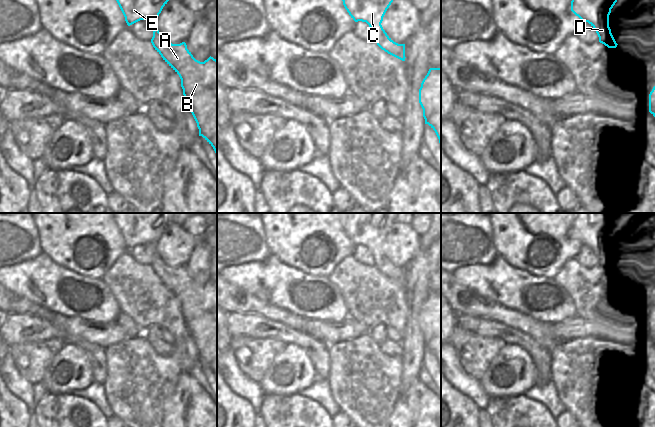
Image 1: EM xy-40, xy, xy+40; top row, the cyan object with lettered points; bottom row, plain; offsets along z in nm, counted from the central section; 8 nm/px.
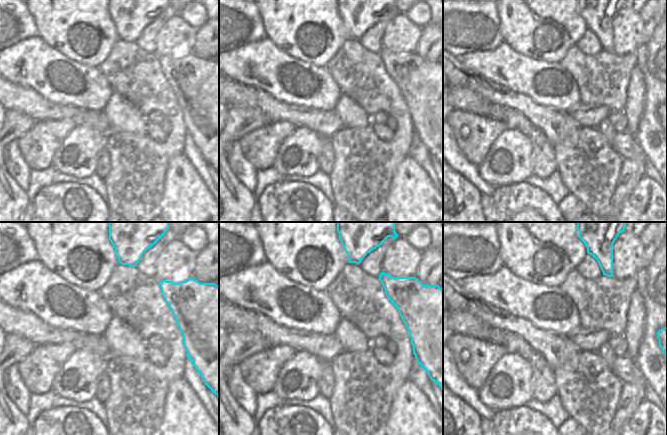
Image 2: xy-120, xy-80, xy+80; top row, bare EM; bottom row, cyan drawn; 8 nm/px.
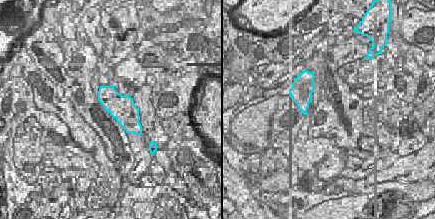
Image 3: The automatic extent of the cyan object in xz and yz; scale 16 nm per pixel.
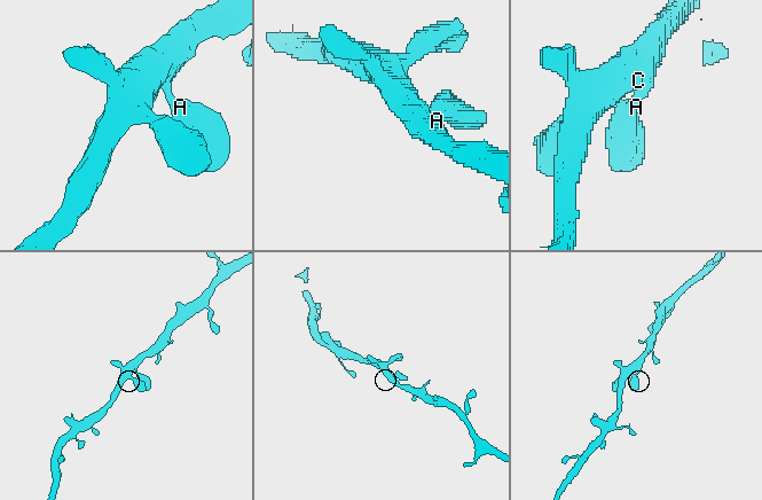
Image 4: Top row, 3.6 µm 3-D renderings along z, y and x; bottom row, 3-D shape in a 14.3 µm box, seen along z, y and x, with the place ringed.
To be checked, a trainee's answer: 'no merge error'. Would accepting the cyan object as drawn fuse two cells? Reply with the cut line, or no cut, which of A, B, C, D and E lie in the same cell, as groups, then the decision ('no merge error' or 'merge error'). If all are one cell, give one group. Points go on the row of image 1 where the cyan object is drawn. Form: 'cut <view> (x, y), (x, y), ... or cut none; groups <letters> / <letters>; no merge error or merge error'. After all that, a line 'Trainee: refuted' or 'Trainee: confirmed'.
cut none; groups A B C D E; no merge error
Trainee: confirmed

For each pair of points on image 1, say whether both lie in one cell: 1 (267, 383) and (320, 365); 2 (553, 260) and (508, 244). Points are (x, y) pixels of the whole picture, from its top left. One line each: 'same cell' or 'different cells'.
1: different cells
2: same cell

